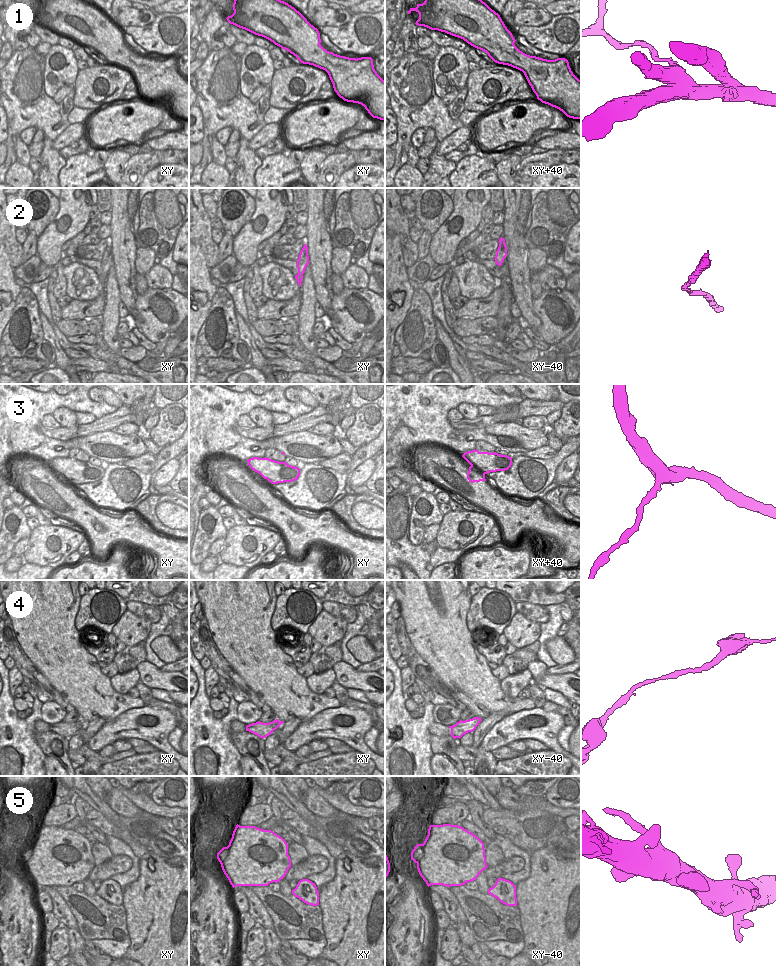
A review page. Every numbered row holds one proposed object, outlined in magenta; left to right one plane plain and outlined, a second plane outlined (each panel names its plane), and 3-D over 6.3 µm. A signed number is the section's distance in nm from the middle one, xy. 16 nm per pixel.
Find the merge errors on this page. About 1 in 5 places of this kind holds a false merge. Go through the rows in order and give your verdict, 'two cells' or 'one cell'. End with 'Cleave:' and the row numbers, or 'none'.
1: two cells
2: one cell
3: one cell
4: one cell
5: one cell
Cleave: 1

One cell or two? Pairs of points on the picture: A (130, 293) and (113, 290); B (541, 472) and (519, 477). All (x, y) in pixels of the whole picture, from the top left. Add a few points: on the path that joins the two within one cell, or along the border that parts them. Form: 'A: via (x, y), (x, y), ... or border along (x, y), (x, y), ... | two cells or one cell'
A: border along (114, 268), (121, 300) | two cells
B: via (536, 474), (524, 477) | one cell

